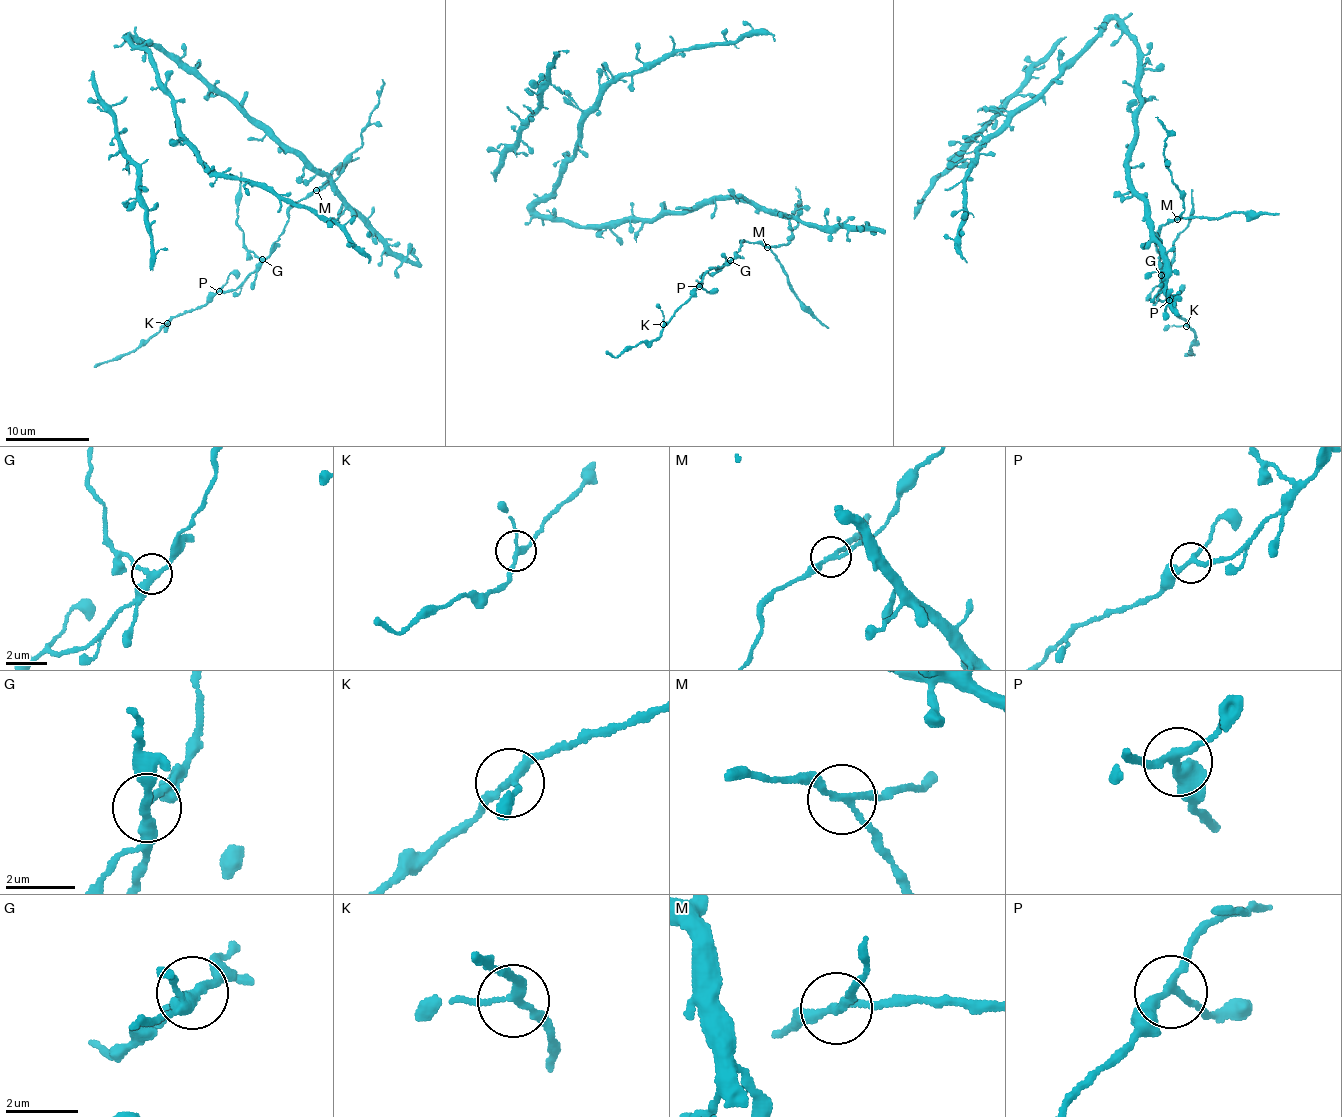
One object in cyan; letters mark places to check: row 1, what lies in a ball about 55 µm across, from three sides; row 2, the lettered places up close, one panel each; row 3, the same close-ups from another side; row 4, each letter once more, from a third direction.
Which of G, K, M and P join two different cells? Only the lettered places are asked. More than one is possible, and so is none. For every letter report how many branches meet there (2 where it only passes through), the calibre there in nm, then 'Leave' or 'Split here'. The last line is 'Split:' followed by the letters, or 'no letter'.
G: Branches: 3. Thickness 280 nm. Split here
K: Branches: 3. Thickness 200 nm. Leave
M: Branches: 3. Thickness 170 nm. Split here
P: Branches: 3. Thickness 200 nm. Leave
Split: G, M

